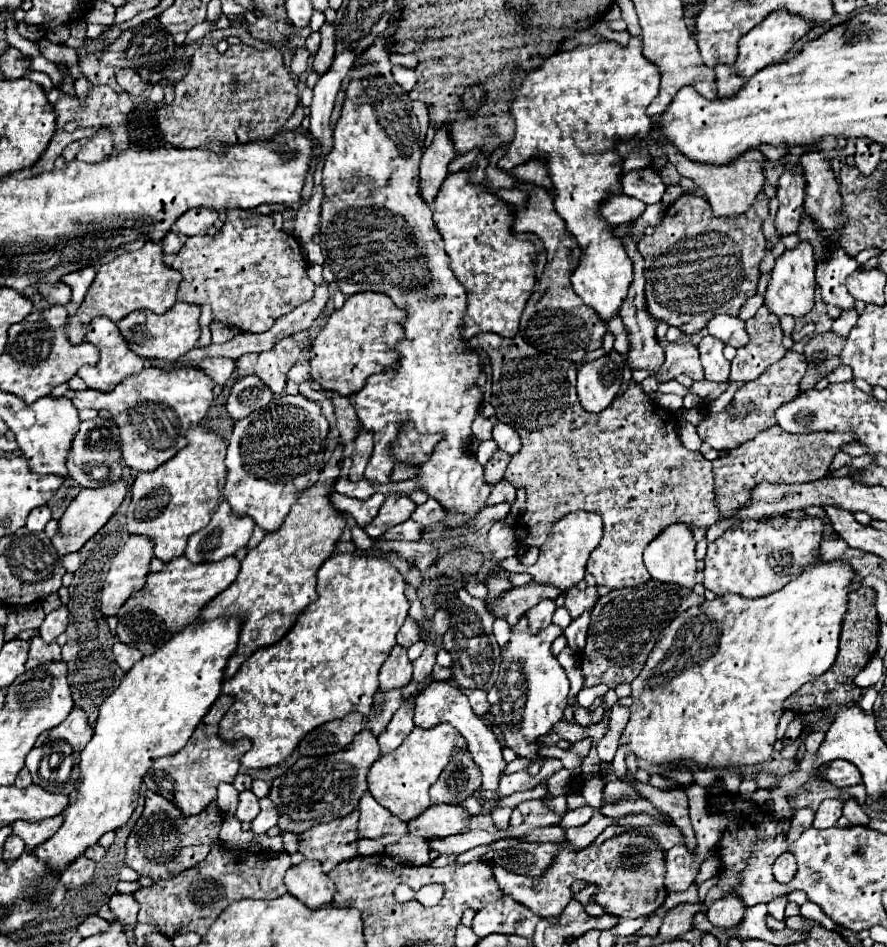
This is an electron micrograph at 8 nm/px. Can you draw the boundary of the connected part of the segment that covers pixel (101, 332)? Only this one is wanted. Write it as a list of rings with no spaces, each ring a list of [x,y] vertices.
[[[93,318],[93,322],[87,326],[87,342],[93,342],[99,348],[99,362],[95,366],[83,366],[77,376],[83,378],[83,382],[87,384],[87,388],[99,390],[99,392],[111,392],[123,378],[131,376],[131,374],[139,374],[145,368],[145,360],[137,354],[133,354],[127,346],[127,342],[123,340],[123,336],[119,334],[119,328],[113,320],[109,318]]]

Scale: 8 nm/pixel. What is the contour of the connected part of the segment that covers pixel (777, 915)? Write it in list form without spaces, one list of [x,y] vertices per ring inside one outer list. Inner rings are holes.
[[[779,896],[779,898],[773,898],[767,906],[769,906],[769,914],[775,918],[775,920],[783,920],[785,918],[785,904],[787,904],[787,898],[785,896]]]

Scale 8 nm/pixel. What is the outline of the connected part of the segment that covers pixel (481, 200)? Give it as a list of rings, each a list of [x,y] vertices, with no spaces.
[[[471,168],[459,170],[455,174],[449,174],[433,200],[433,220],[439,232],[443,234],[445,240],[445,252],[451,258],[451,270],[455,278],[465,286],[467,292],[467,314],[463,318],[463,338],[471,338],[479,332],[495,332],[503,338],[513,338],[517,336],[519,330],[519,318],[521,312],[527,304],[527,298],[533,292],[533,286],[537,282],[535,272],[537,272],[537,256],[535,256],[535,246],[529,240],[517,238],[517,234],[511,230],[515,212],[513,208],[503,202],[501,198],[481,190],[479,186],[471,186],[469,180],[465,180],[465,172]]]

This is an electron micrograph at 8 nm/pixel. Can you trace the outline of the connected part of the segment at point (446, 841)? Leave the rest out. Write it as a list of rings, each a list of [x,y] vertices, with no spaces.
[[[469,830],[457,836],[447,838],[429,838],[429,848],[437,850],[439,854],[461,854],[465,850],[471,850],[481,844],[491,844],[493,838],[489,832],[483,830]]]

